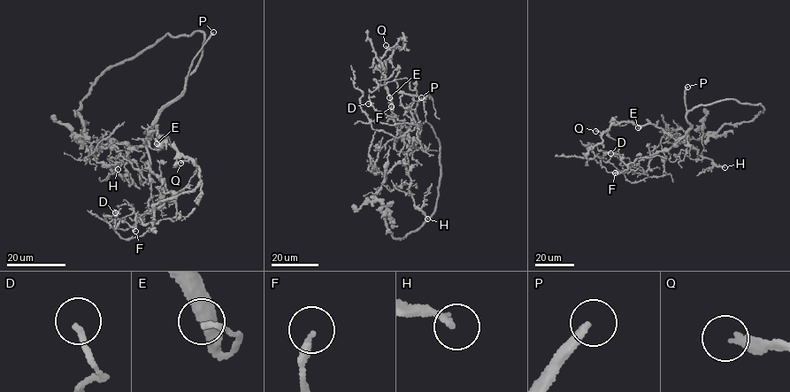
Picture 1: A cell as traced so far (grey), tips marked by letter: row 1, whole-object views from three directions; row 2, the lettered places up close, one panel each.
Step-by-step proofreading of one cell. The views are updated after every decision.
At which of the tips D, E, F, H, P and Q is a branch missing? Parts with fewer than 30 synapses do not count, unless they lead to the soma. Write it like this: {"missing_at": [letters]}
{"missing_at": ["H", "P"]}

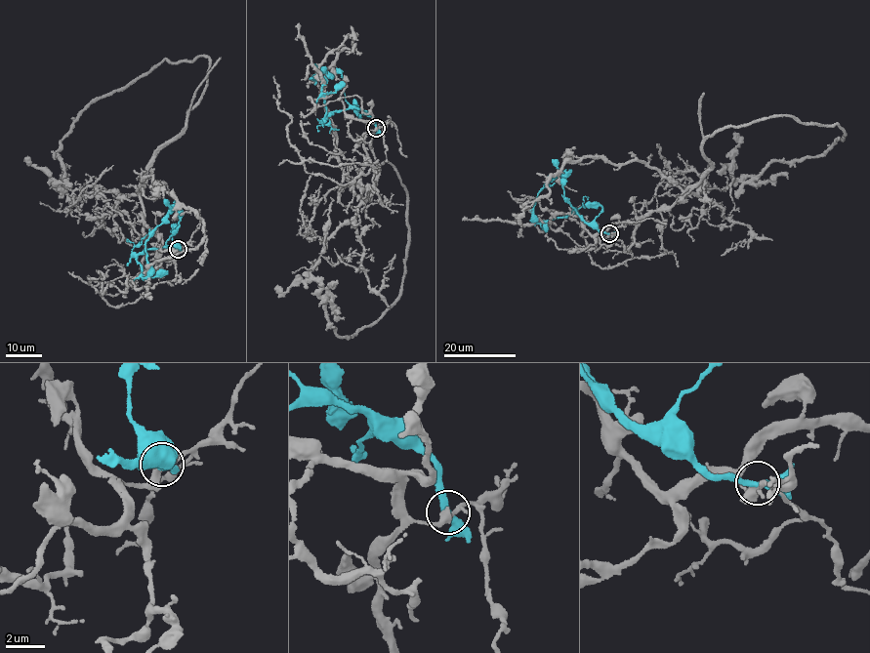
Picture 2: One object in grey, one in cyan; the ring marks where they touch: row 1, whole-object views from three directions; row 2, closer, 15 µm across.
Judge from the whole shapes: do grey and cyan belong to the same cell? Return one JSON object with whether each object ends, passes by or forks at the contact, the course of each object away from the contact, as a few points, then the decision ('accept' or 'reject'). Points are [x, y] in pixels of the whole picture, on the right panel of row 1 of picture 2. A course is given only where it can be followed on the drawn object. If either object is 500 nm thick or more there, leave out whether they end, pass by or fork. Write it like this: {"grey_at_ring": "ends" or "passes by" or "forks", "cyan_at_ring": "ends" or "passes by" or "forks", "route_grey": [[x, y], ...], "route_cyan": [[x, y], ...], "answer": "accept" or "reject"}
{"grey_at_ring": "passes by", "cyan_at_ring": "passes by", "route_grey": [[609, 234], [699, 183], [702, 141], [729, 126], [786, 114], [845, 133], [736, 179], [733, 133]], "route_cyan": [[609, 233], [601, 232], [573, 209], [564, 217], [534, 222], [538, 192], [546, 183], [563, 176], [552, 159]], "answer": "reject"}

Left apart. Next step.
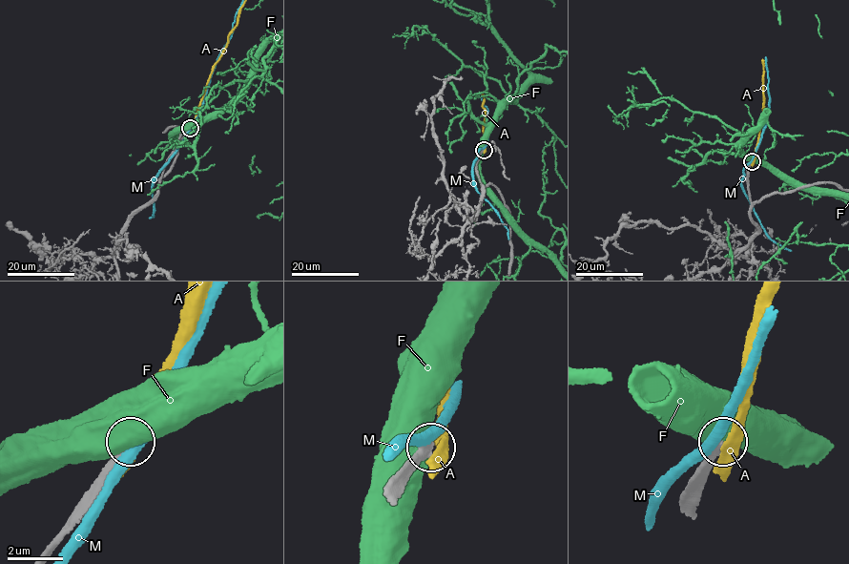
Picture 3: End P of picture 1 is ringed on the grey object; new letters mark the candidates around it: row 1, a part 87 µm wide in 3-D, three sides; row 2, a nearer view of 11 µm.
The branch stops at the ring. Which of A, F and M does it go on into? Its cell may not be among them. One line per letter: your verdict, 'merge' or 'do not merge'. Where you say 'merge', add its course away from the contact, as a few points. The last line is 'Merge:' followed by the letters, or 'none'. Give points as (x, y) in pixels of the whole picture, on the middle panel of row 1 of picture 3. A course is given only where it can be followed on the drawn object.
A: do not merge
F: do not merge
M: do not merge
Merge: none

